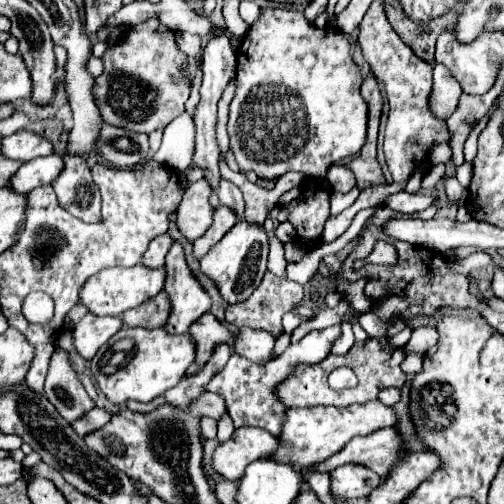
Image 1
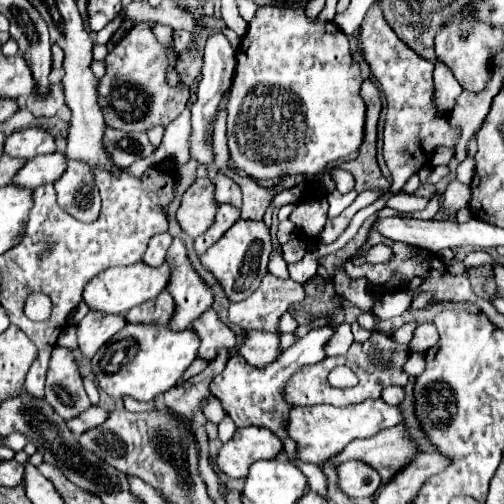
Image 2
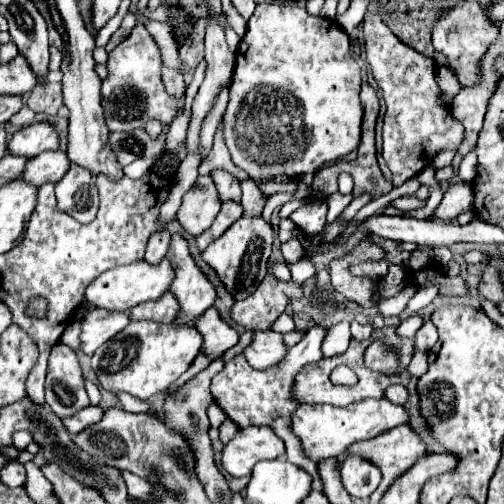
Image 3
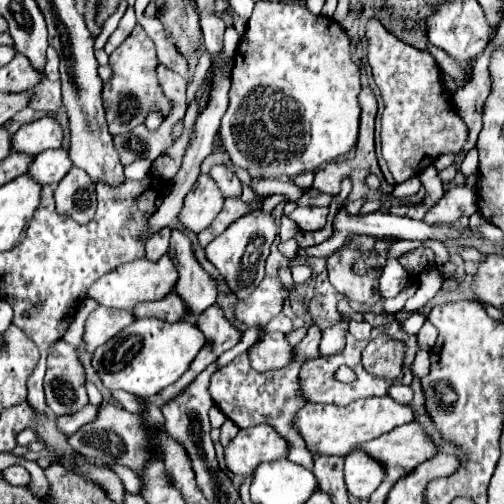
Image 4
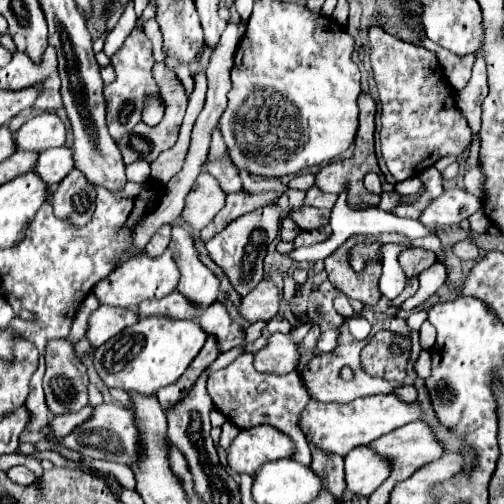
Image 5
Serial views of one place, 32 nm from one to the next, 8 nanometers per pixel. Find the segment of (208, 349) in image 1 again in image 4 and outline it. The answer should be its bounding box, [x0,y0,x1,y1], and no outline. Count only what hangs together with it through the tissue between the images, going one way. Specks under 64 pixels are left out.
[196,304,242,356]

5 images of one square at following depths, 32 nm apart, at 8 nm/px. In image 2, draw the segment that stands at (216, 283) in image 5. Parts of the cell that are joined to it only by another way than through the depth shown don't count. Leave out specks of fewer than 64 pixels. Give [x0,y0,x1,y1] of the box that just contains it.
[166,238,214,330]

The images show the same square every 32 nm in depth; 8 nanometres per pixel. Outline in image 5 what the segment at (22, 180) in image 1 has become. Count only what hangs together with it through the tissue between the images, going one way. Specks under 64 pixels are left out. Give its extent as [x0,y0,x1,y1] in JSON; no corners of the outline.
[34,146,74,186]

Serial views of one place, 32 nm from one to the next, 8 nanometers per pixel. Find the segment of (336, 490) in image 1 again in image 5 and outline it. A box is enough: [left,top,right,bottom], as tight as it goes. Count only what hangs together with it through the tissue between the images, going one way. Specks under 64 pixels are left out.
[346,446,392,496]

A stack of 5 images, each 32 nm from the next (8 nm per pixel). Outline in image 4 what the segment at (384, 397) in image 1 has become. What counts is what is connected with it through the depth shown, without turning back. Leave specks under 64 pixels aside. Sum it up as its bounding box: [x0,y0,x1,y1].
[388,384,414,404]

